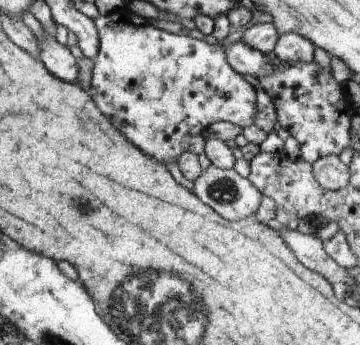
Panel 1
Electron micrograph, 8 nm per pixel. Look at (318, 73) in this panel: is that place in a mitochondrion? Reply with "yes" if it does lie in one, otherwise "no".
no

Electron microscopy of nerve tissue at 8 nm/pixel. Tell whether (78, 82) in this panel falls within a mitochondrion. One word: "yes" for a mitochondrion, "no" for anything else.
no

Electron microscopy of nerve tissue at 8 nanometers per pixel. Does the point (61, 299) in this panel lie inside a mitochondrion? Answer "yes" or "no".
no

